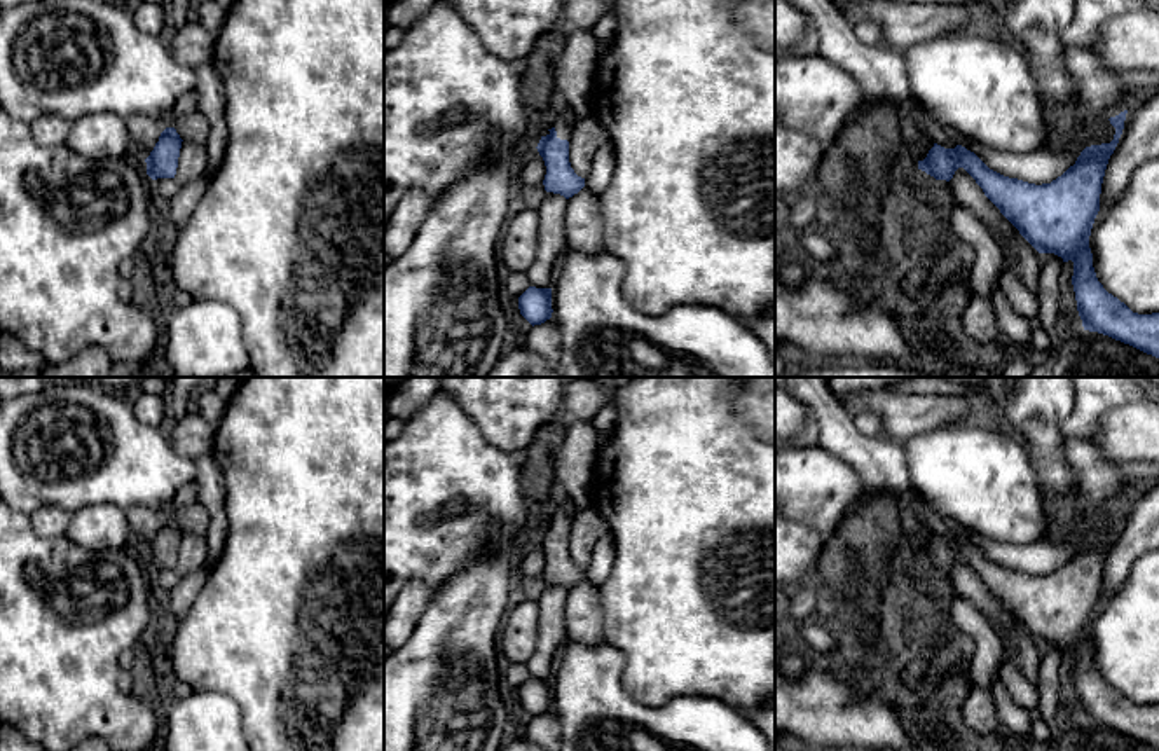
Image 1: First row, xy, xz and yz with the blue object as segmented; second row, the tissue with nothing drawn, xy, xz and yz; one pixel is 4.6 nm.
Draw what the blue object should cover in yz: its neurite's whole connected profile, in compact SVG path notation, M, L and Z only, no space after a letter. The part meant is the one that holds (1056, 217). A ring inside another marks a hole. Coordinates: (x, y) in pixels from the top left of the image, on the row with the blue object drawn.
M1128 110L1108 119L1115 127L1115 134L1110 143L1086 147L1073 166L1070 166L1051 183L1042 185L1004 176L990 169L974 152L962 145L957 145L955 148L944 148L927 138L925 147L913 155L918 161L918 169L925 171L936 180L950 182L955 171L964 168L983 189L984 196L1039 253L1054 253L1061 257L1063 262L1073 262L1072 285L1084 330L1108 335L1159 358L1159 313L1133 313L1124 302L1108 293L1096 278L1093 253L1089 248L1091 229L1100 211L1100 194L1105 169L1122 134L1126 114Z

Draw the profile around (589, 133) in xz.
M602 114L576 122L569 140L569 162L578 176L586 176L593 154L607 140L609 129Z

